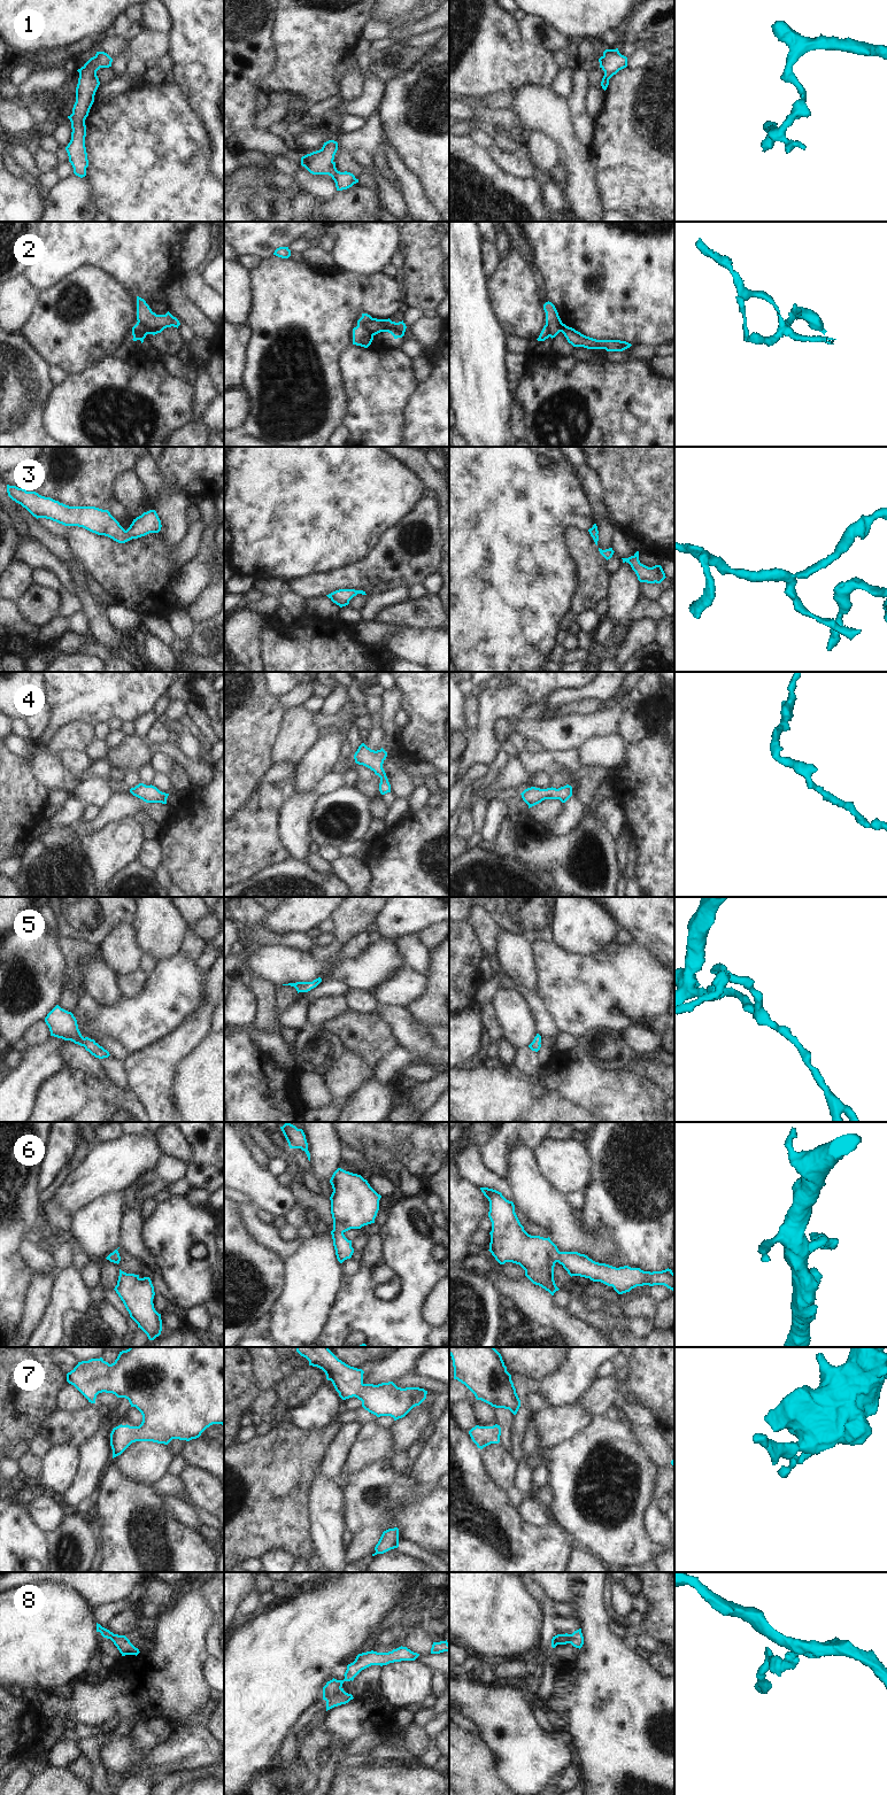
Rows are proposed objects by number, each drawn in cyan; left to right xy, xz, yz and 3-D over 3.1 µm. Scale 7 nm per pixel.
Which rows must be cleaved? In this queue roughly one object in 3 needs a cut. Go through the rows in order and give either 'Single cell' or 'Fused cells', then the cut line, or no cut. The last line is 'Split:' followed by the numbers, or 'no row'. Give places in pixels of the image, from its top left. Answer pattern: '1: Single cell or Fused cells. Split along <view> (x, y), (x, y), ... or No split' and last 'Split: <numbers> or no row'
1: Single cell. No split
2: Fused cells. Split along xz (373, 318), (364, 325), (372, 335)
3: Single cell. No split
4: Single cell. No split
5: Single cell. No split
6: Single cell. No split
7: Single cell. No split
8: Single cell. No split
Split: 2

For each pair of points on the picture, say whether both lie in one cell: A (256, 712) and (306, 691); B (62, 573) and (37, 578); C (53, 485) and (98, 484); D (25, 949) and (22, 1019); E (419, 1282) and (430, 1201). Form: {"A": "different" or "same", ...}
{"A": "different", "B": "different", "C": "same", "D": "same", "E": "different"}

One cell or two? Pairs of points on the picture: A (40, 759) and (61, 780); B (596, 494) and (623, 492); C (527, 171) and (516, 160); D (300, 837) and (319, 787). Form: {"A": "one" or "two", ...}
{"A": "one", "B": "two", "C": "one", "D": "one"}

